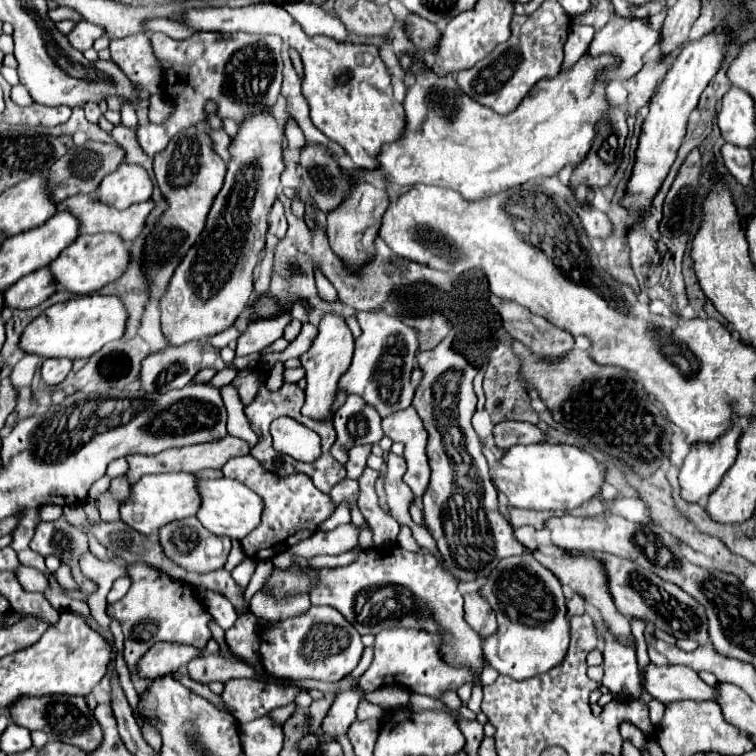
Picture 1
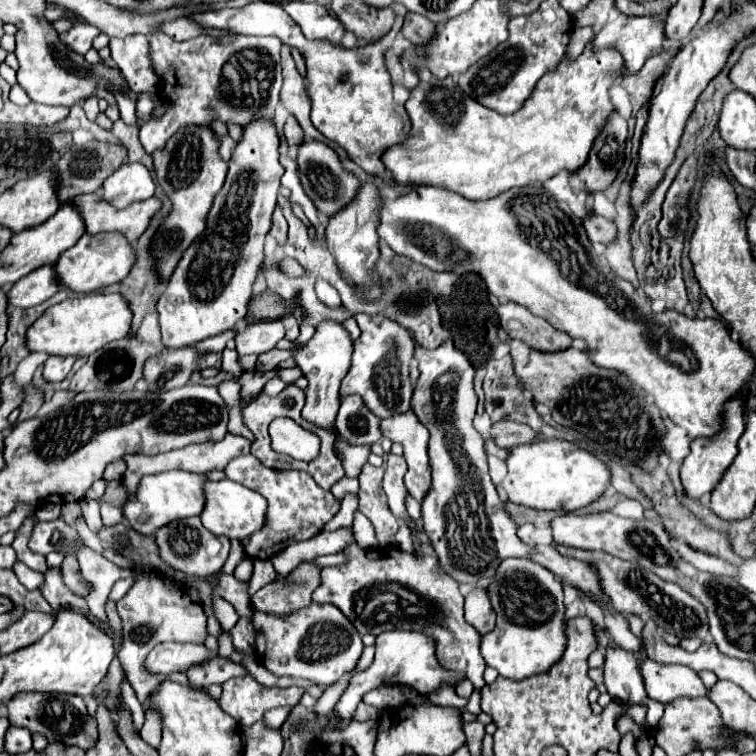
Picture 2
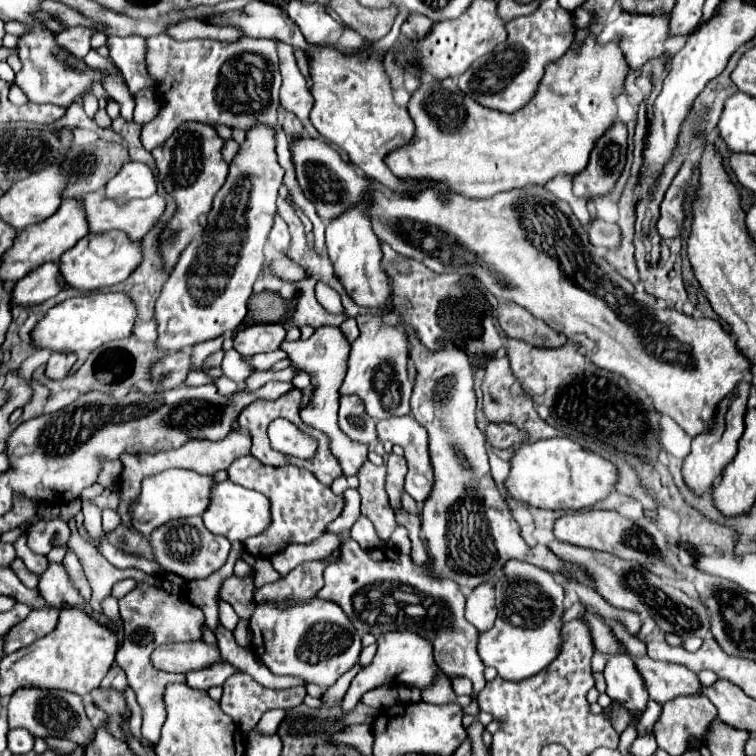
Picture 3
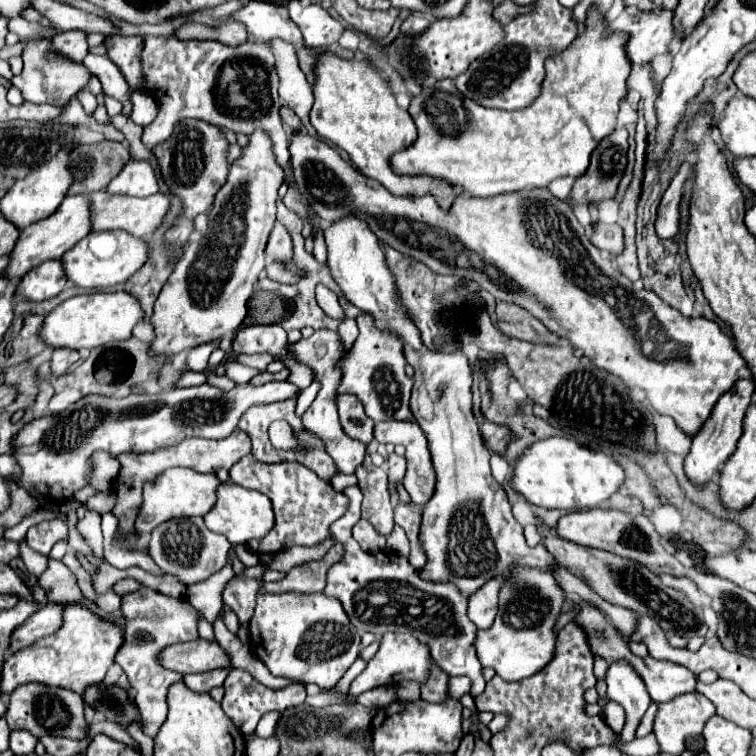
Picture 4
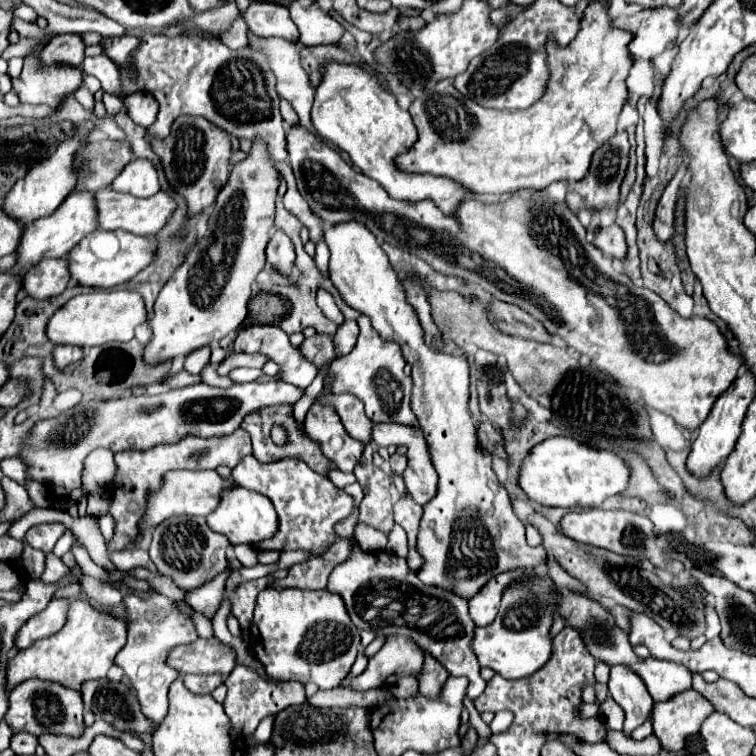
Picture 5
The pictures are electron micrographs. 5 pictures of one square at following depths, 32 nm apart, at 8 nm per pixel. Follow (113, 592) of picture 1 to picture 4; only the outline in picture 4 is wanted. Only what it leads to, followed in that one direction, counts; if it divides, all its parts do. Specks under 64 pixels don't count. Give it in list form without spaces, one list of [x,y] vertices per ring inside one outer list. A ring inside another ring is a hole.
[[[126,578],[126,580],[120,580],[116,586],[114,586],[114,592],[118,594],[118,596],[124,596],[124,594],[128,594],[128,592],[134,592],[136,588],[140,588],[142,584],[140,582],[136,582],[136,580],[132,580],[132,578]]]

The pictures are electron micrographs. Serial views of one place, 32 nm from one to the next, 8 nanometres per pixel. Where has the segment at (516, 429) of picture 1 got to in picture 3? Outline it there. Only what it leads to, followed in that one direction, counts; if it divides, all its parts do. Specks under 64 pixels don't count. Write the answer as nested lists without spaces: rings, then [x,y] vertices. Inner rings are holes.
[[[500,422],[500,424],[490,424],[486,428],[488,442],[496,448],[510,448],[512,444],[520,444],[528,438],[528,432],[510,424],[510,422]]]

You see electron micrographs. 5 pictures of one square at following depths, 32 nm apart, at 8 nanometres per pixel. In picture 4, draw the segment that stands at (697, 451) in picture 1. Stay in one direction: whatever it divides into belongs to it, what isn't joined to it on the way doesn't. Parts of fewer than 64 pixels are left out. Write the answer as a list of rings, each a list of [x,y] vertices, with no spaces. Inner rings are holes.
[[[744,378],[738,380],[734,384],[734,388],[718,400],[718,404],[714,406],[714,412],[712,412],[710,420],[706,422],[706,426],[692,438],[692,448],[684,460],[684,472],[686,472],[688,480],[694,480],[694,484],[698,484],[698,488],[702,488],[702,484],[714,480],[720,474],[722,464],[726,464],[726,460],[734,454],[736,444],[742,436],[742,420],[744,420],[746,408],[750,404],[752,392],[754,392],[752,380],[744,380]]]

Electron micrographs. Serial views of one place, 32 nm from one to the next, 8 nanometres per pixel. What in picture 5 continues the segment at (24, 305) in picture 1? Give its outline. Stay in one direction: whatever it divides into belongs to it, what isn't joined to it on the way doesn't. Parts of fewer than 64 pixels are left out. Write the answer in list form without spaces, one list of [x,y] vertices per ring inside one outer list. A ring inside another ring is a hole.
[[[64,258],[60,260],[42,260],[42,264],[32,266],[24,278],[22,278],[22,290],[36,298],[36,300],[44,300],[44,298],[52,298],[58,296],[70,282],[70,274],[68,274],[68,264]]]

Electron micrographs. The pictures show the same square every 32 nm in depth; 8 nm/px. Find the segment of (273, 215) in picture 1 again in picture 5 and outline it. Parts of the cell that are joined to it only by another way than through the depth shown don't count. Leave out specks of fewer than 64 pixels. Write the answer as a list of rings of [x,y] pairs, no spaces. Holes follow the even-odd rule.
[[[276,228],[272,240],[268,242],[266,256],[268,256],[270,264],[274,264],[280,272],[284,272],[284,274],[292,272],[292,268],[294,268],[294,246],[292,246],[292,240],[280,228]]]

